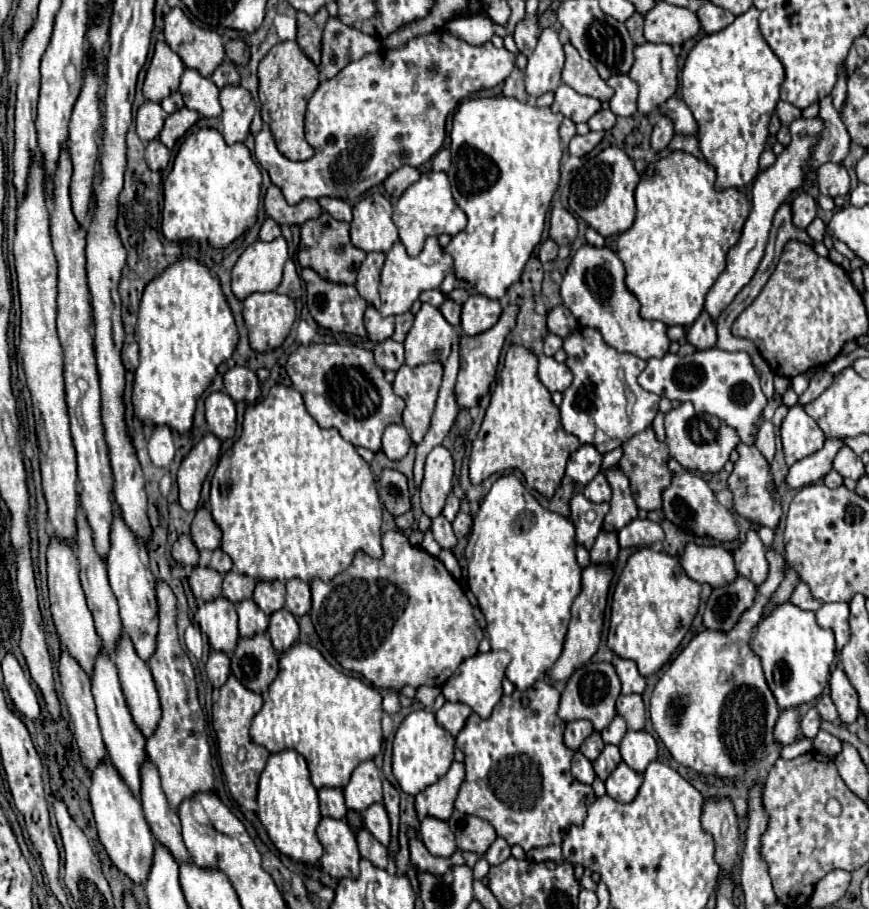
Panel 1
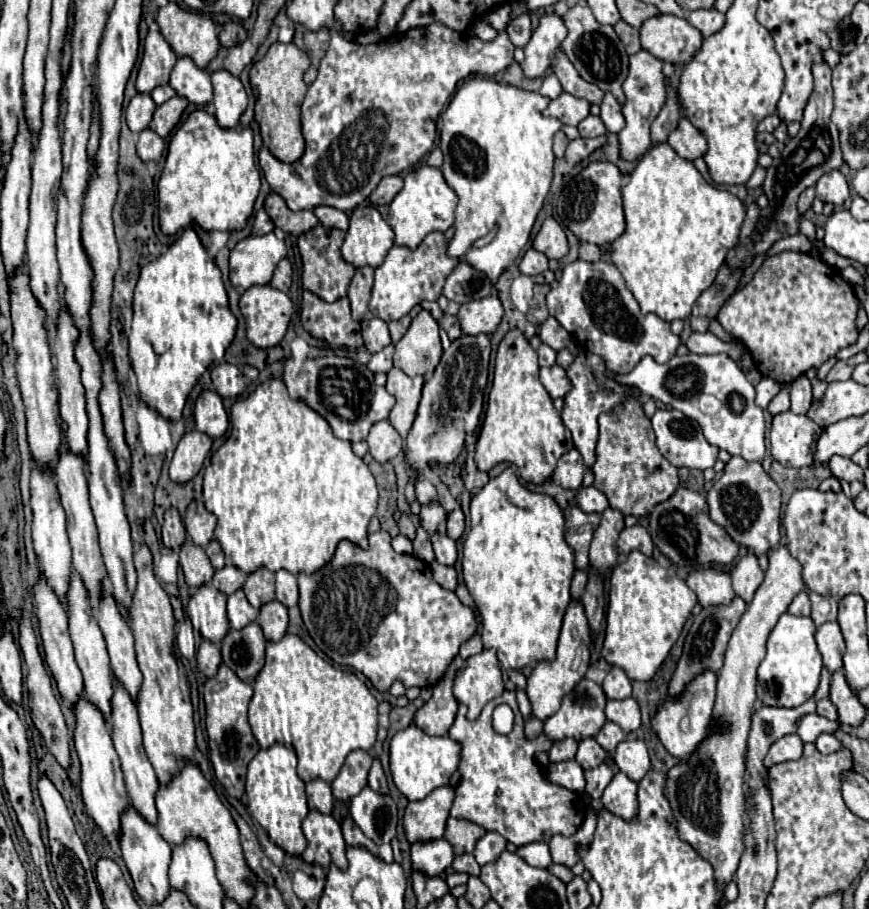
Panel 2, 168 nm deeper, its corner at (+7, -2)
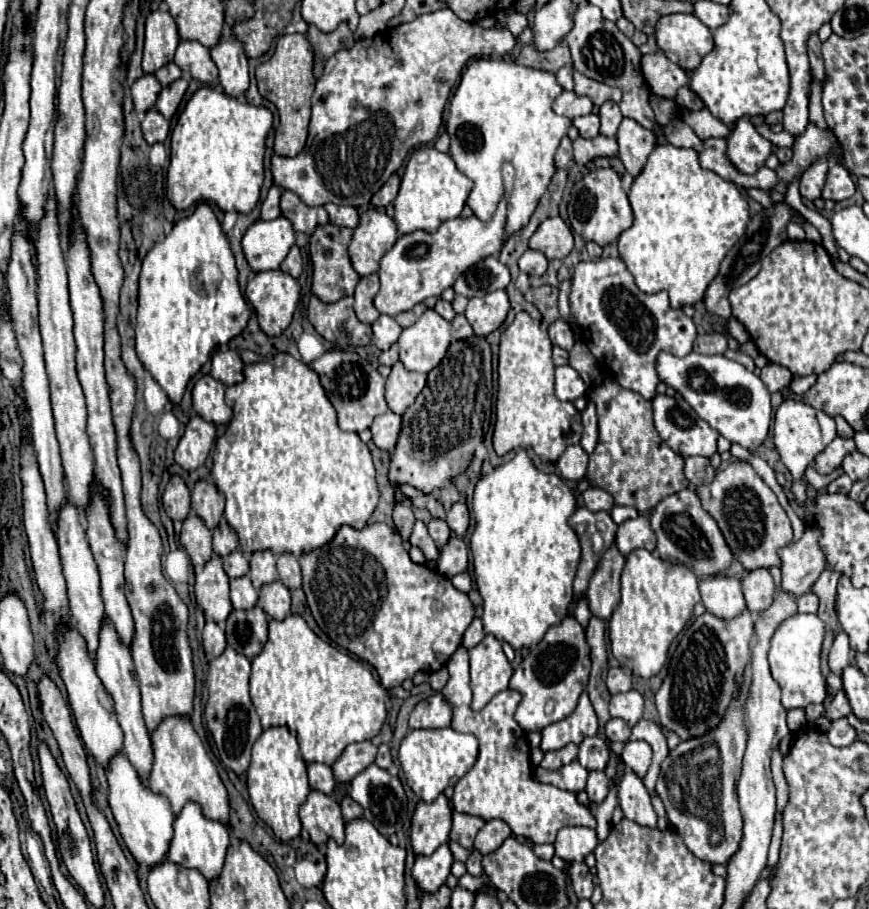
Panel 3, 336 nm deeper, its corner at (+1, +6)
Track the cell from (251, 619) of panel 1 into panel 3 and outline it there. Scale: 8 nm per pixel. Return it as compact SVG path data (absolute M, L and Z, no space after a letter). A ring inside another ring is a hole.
M247 575L231 579L231 603L235 609L251 609L257 603L257 591Z

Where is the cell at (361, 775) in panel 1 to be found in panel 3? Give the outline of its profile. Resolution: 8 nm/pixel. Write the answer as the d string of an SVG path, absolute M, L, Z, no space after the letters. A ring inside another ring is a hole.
M371 741L347 745L347 749L341 753L341 757L333 765L335 779L341 783L351 781L357 773L367 769L367 765L375 761L375 755L377 755L377 747Z

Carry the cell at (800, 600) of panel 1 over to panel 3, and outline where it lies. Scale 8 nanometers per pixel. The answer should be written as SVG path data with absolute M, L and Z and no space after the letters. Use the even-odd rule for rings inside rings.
M807 591L805 595L801 595L797 599L797 605L799 605L799 613L817 613L817 607L819 607L819 599L815 593Z

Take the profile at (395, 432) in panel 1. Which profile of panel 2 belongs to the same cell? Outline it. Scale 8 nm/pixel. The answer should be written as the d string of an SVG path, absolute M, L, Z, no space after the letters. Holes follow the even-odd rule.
M389 421L375 423L369 431L367 443L369 443L369 453L379 463L391 461L403 449L403 439L393 429L393 425L389 425Z

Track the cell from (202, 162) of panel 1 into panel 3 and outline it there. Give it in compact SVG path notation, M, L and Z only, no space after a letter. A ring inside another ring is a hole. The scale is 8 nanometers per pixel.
M199 87L185 109L181 111L177 125L171 133L171 163L167 171L167 197L175 209L189 209L201 201L213 201L223 211L249 213L257 201L263 185L263 155L265 139L273 127L273 113L267 107L257 107L245 99L225 95L213 87Z

